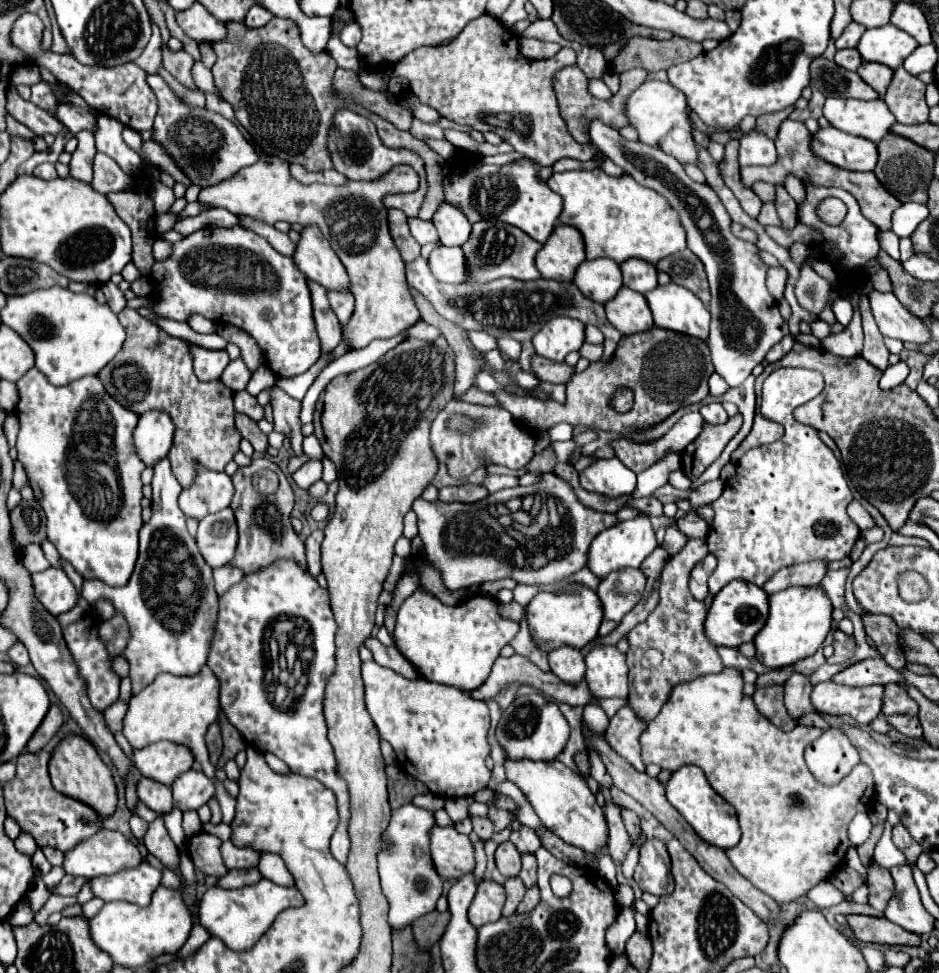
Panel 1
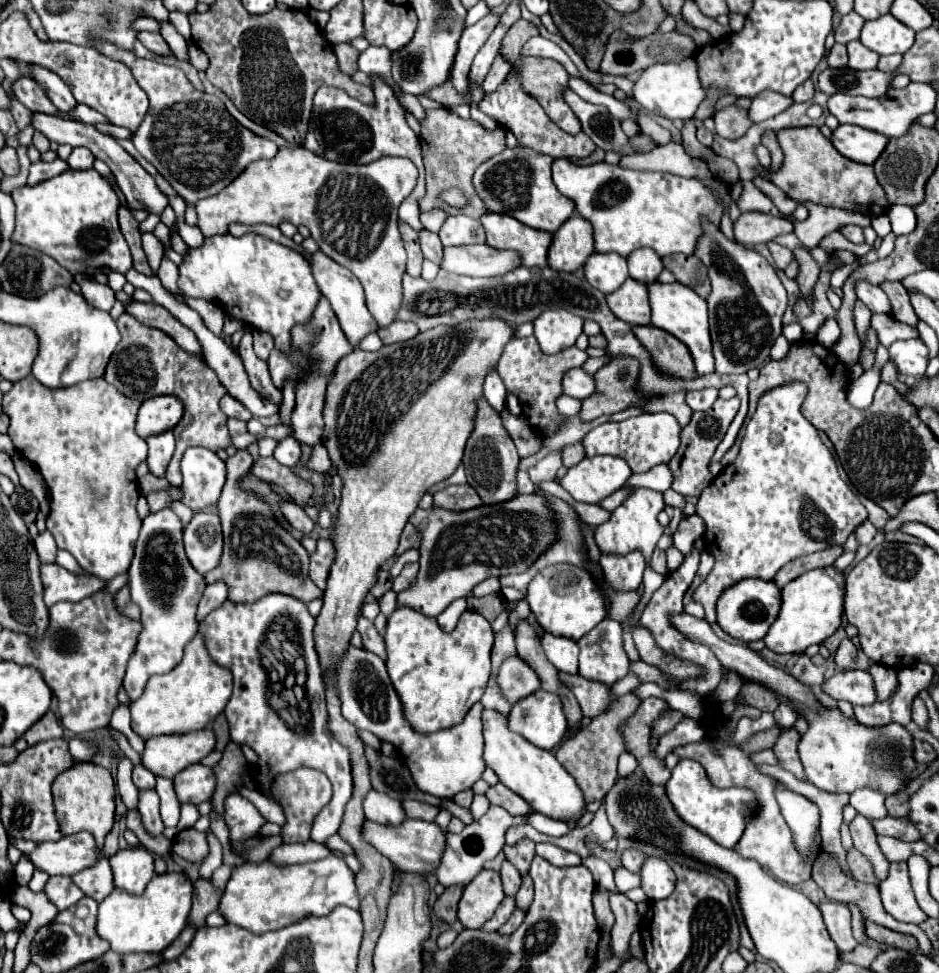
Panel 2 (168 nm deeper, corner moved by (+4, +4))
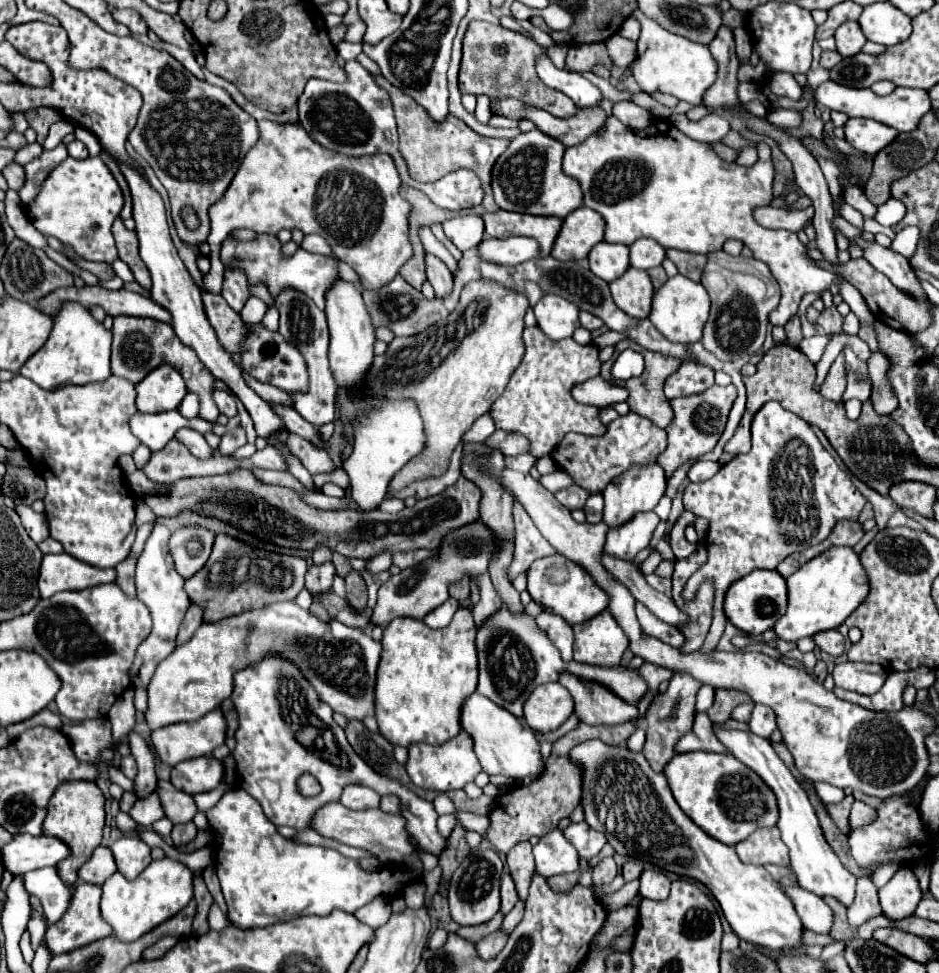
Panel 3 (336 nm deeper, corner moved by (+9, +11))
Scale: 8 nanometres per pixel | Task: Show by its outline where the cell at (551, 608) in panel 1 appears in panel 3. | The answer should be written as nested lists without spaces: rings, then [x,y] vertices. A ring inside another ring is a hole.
[[[559,553],[537,559],[529,567],[527,579],[529,579],[527,591],[531,593],[533,601],[539,603],[541,609],[545,609],[545,611],[555,611],[557,615],[563,615],[563,619],[567,619],[567,623],[571,623],[571,625],[593,619],[601,611],[605,611],[609,605],[607,591],[603,591],[581,565],[565,559]]]

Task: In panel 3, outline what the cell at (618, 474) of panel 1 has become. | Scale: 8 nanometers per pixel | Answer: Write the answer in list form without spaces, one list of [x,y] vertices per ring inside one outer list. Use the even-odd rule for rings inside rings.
[[[557,469],[555,473],[541,475],[539,481],[541,481],[541,485],[543,485],[545,489],[549,489],[551,493],[557,493],[557,491],[567,489],[567,487],[573,485],[573,479],[571,479],[569,475],[565,475],[565,471],[559,471],[559,469]]]

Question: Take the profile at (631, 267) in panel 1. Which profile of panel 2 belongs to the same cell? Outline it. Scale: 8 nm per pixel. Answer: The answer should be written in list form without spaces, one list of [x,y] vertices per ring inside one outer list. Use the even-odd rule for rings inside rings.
[[[640,248],[632,252],[626,260],[628,260],[628,274],[642,284],[656,282],[658,274],[664,270],[660,256],[648,248]]]

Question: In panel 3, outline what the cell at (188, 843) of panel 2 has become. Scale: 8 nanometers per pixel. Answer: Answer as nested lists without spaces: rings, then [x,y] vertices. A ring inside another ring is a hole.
[[[183,823],[183,825],[175,825],[171,839],[173,845],[187,845],[189,841],[193,841],[197,837],[197,827],[193,823]]]

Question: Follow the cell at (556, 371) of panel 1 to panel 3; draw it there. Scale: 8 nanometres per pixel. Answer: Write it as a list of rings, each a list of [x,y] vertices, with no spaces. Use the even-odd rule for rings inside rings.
[[[595,377],[595,379],[589,379],[587,383],[581,383],[579,387],[575,387],[573,397],[575,397],[575,401],[579,401],[579,403],[595,405],[595,407],[603,409],[603,407],[615,405],[615,403],[627,401],[629,395],[627,395],[625,387],[611,385],[611,383],[605,381],[603,377]]]

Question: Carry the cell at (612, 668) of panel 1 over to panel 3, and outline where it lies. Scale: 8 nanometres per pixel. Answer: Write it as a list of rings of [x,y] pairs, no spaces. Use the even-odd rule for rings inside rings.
[[[607,609],[589,621],[573,625],[573,631],[573,659],[579,663],[613,667],[621,663],[629,647],[627,635]]]

